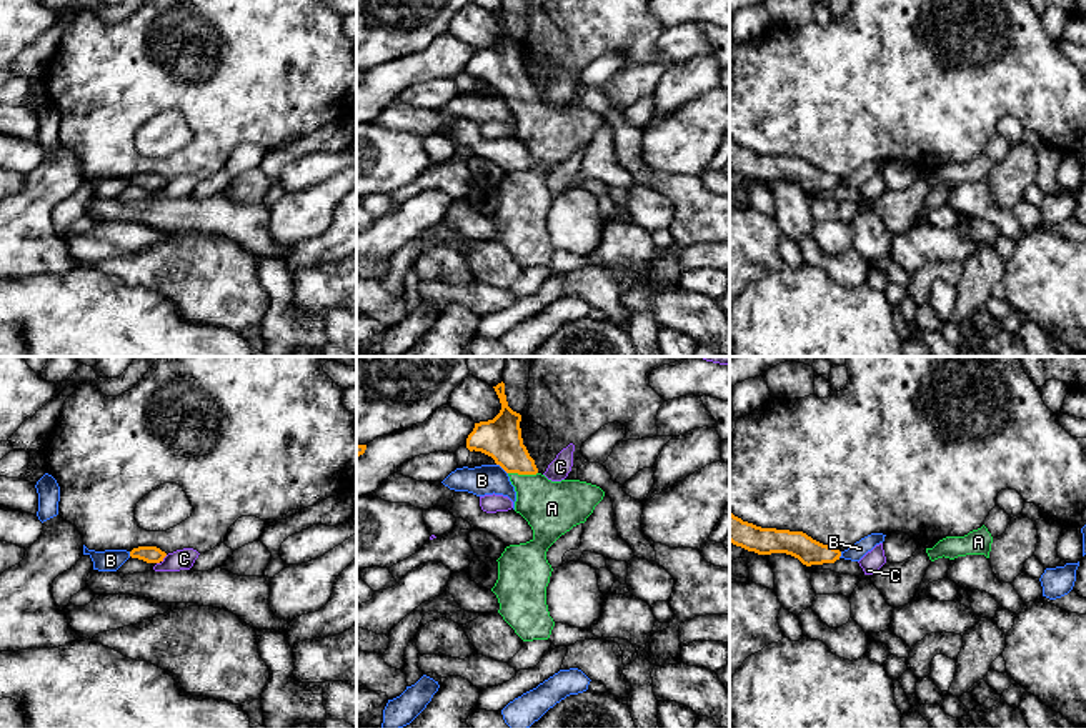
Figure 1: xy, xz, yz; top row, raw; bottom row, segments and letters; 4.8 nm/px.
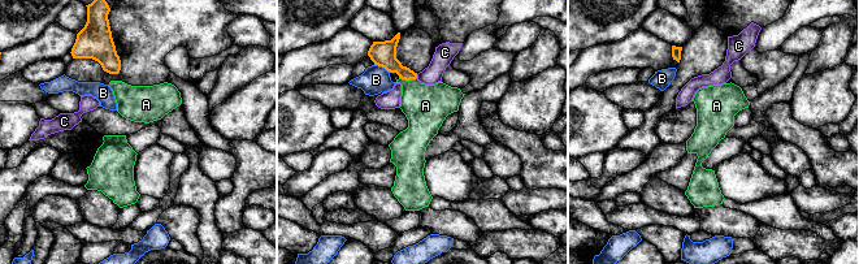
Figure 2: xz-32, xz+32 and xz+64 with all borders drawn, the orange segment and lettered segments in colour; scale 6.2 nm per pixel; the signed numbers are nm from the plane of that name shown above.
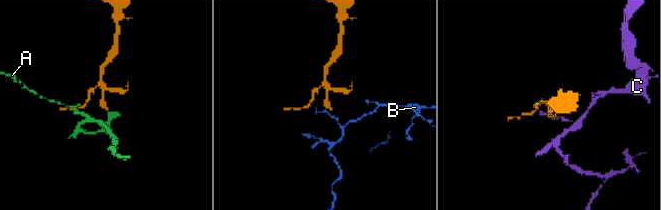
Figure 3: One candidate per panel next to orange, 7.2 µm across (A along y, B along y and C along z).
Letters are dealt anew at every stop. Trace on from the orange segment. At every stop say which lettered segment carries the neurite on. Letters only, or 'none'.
A

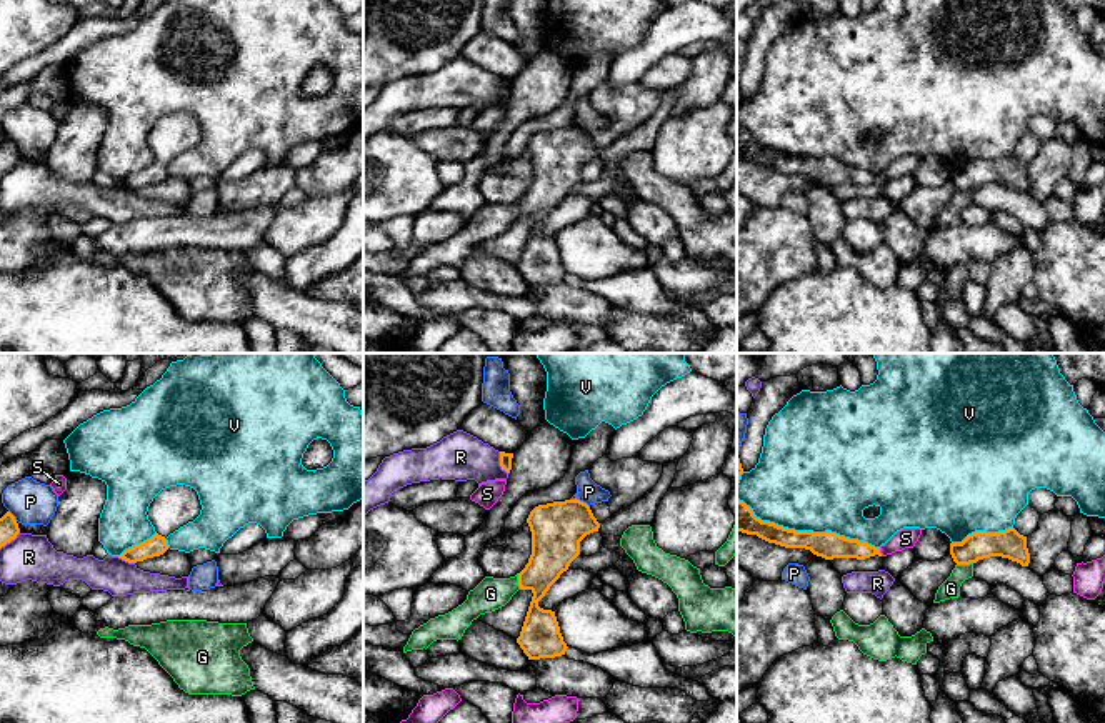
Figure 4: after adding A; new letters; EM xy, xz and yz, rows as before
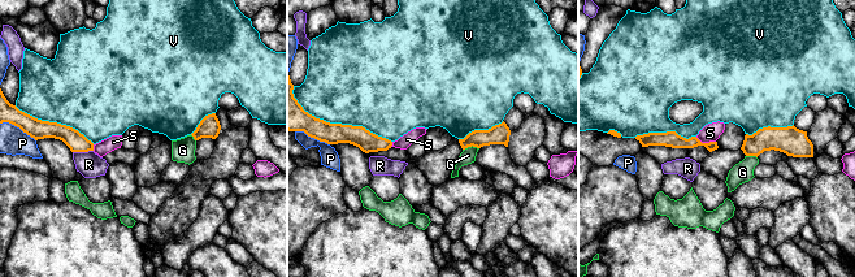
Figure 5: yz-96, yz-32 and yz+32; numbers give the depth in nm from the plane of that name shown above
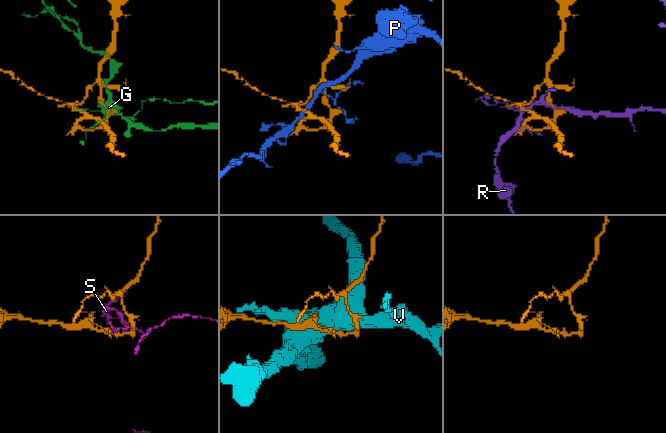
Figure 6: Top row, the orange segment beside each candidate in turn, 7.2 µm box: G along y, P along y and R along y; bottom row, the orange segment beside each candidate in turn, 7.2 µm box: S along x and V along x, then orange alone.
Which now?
none

